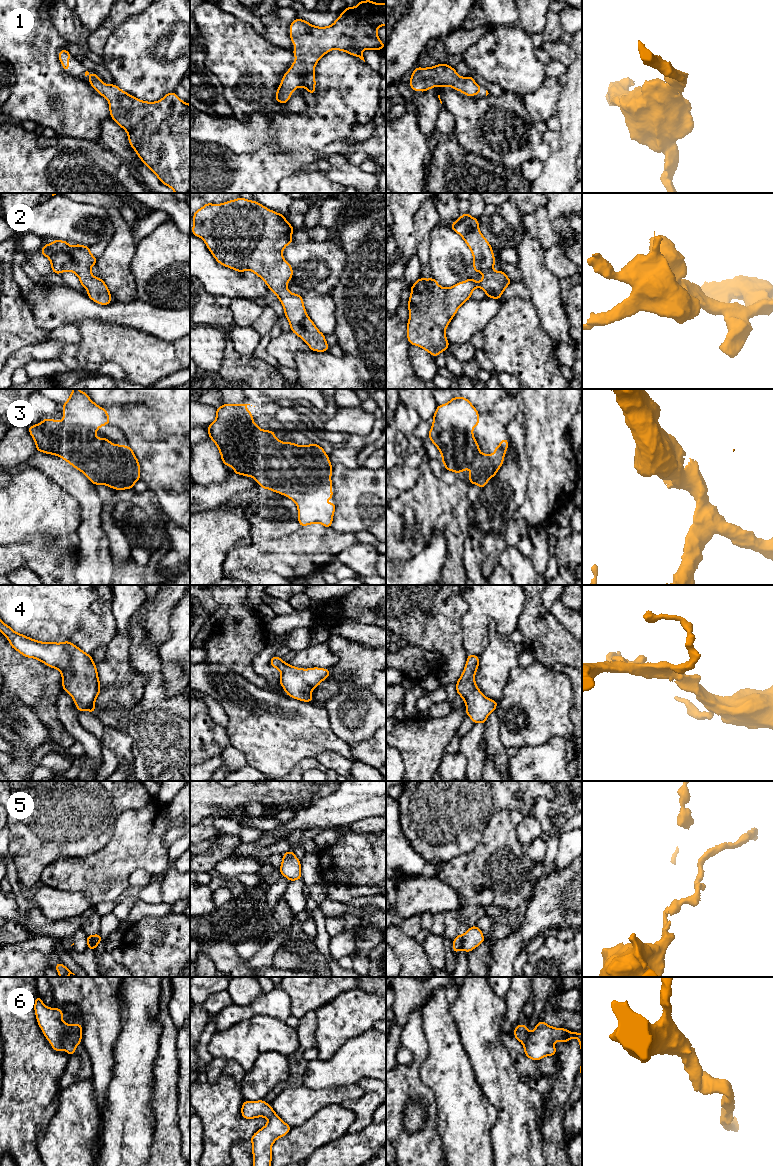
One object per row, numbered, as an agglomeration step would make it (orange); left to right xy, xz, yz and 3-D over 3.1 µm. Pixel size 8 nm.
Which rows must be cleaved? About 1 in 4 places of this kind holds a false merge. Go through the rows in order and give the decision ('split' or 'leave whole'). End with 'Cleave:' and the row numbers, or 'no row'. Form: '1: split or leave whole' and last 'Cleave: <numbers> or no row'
1: leave whole
2: leave whole
3: leave whole
4: leave whole
5: split
6: leave whole
Cleave: 5

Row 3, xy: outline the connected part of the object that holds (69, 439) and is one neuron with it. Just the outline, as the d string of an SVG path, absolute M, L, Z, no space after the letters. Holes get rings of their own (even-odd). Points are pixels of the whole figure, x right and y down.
M73 389L68 400L63 404L64 416L58 423L56 419L45 418L39 424L28 427L30 435L36 443L36 450L61 457L74 468L81 471L94 485L104 484L116 490L133 488L140 478L140 464L129 446L112 444L106 438L96 438L95 433L100 426L110 423L107 411L94 403L86 392Z

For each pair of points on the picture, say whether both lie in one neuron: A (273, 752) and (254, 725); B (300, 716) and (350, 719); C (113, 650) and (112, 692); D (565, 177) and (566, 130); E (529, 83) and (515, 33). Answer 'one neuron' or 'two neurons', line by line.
A: one neuron
B: two neurons
C: one neuron
D: one neuron
E: one neuron

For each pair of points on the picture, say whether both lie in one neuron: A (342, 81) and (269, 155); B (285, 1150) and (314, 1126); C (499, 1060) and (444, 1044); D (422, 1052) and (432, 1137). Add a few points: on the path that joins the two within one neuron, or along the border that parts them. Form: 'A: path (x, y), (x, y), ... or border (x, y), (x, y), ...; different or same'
A: border (300, 148), (261, 146), (253, 152); different
B: path (292, 1148), (307, 1133); same
C: border (458, 1027), (460, 1042), (468, 1055), (474, 1071); different
D: path (414, 1073), (414, 1086), (428, 1100), (432, 1116); same

